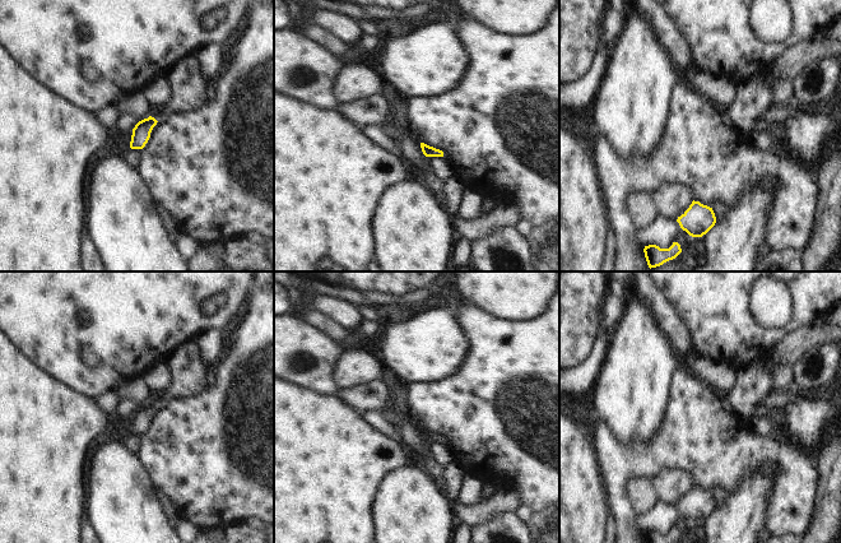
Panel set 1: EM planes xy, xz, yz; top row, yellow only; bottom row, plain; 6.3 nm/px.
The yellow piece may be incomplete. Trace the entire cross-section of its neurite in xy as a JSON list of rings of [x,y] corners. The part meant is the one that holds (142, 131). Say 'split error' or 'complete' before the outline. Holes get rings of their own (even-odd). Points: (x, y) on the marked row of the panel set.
split error | [[[196,55],[182,57],[166,76],[171,85],[171,98],[153,117],[139,121],[133,129],[130,148],[143,149],[158,121],[200,106],[204,99],[204,78]]]

